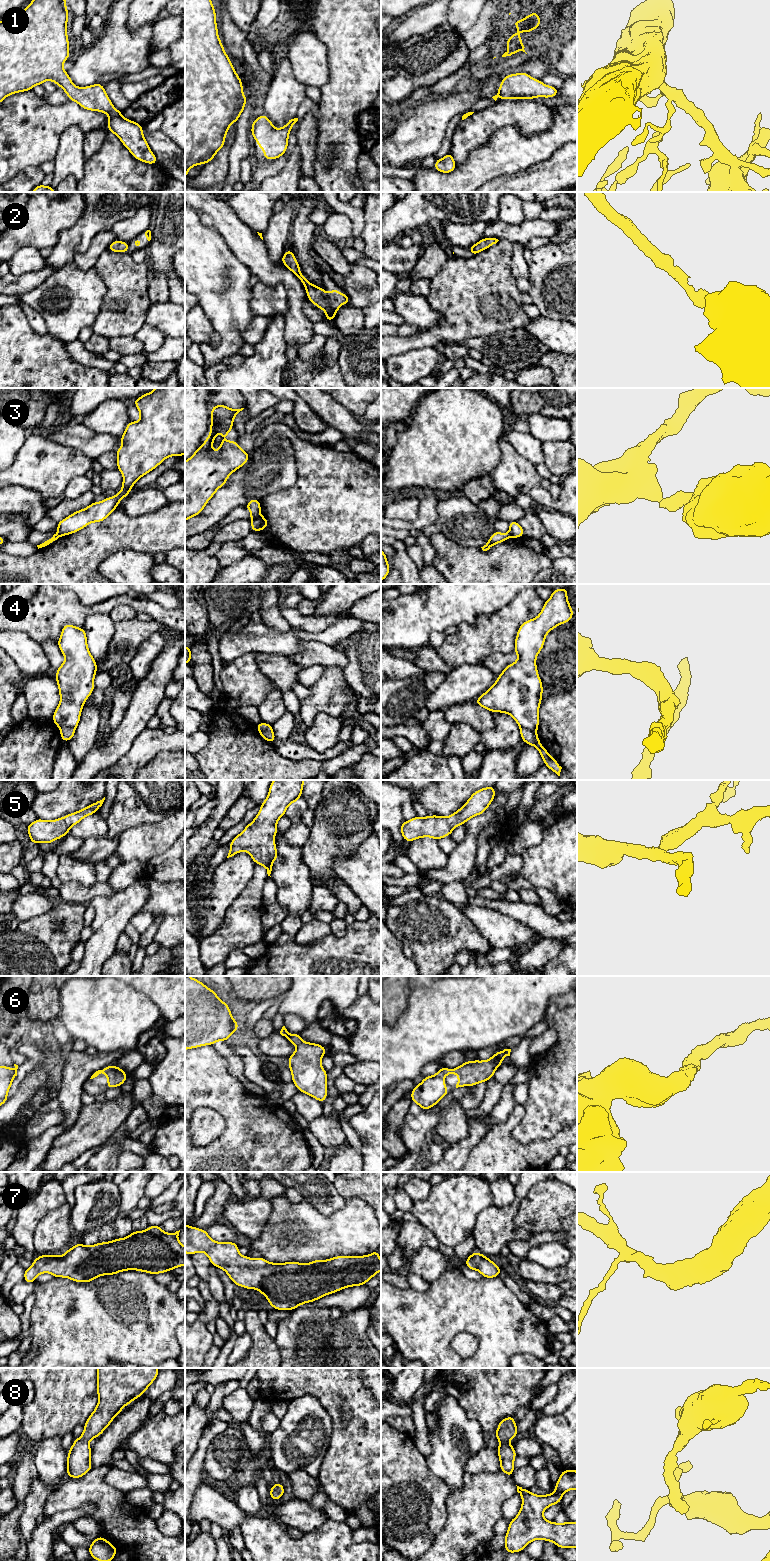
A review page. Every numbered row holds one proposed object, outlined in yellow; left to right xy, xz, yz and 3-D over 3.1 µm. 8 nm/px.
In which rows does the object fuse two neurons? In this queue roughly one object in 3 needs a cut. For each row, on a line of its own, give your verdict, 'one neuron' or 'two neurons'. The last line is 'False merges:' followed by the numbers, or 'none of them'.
1: one neuron
2: one neuron
3: two neurons
4: two neurons
5: one neuron
6: one neuron
7: one neuron
8: one neuron
False merges: 3, 4

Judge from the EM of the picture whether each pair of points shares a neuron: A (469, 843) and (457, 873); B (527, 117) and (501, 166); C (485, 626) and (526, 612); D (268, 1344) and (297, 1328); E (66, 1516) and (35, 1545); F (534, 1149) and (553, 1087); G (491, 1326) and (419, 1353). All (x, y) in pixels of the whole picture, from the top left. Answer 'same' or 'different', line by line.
A: same
B: different
C: same
D: different
E: same
F: different
G: same

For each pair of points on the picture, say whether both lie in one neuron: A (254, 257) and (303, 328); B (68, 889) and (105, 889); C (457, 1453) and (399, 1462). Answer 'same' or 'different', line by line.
A: same
B: same
C: different

